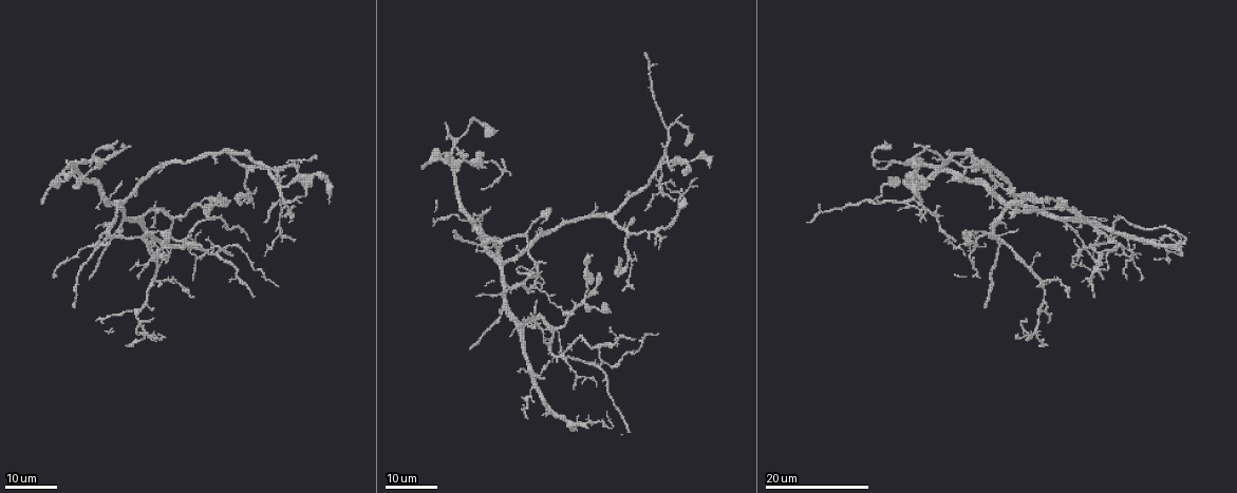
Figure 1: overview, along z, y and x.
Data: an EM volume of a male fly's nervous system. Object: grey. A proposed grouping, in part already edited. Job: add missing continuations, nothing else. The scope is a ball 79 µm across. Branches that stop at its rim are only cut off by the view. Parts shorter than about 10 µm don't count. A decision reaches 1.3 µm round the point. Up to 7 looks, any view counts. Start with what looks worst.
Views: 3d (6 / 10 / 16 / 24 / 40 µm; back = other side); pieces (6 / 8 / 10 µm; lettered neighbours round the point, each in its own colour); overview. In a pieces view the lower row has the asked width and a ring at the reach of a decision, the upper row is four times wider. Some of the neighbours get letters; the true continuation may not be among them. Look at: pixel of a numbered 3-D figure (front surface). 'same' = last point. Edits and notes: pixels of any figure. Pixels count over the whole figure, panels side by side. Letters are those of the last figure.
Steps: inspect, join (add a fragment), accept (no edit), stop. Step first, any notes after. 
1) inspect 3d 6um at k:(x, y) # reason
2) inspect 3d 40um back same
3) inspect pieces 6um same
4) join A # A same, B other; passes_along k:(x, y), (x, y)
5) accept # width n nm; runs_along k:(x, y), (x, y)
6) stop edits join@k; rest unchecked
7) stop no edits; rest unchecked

inspect 3d 24um at 1:(1105, 218) # tapers out

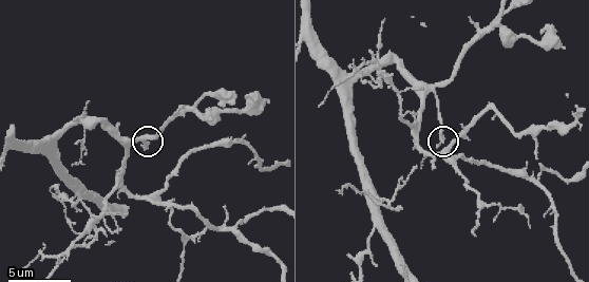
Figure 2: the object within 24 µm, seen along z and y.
inspect pieces 10um at 2:(143, 147)

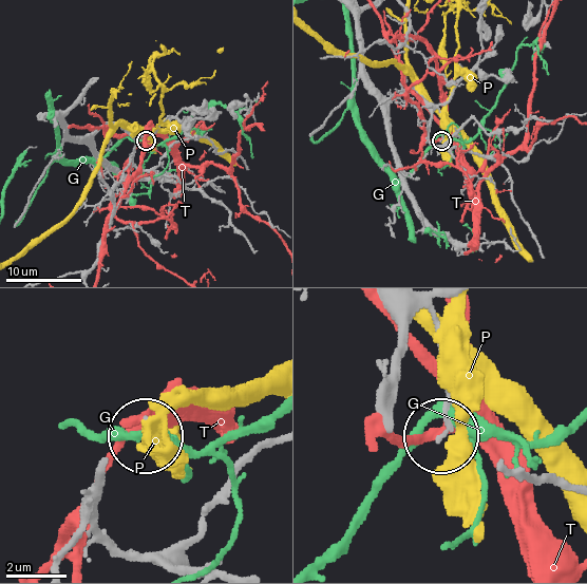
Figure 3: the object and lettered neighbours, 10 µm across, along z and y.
accept # G other, P other, T other; runs_along 3:(364, 70), (385, 96), (416, 91), (433, 104), (441, 138); no lettered fragment goes on from it

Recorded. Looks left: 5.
inspect 3d 24um at 1:(1092, 298) # thin end

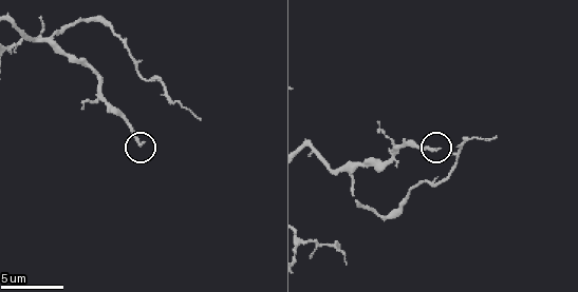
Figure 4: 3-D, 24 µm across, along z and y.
inspect pieces 8um at 4:(139, 144)

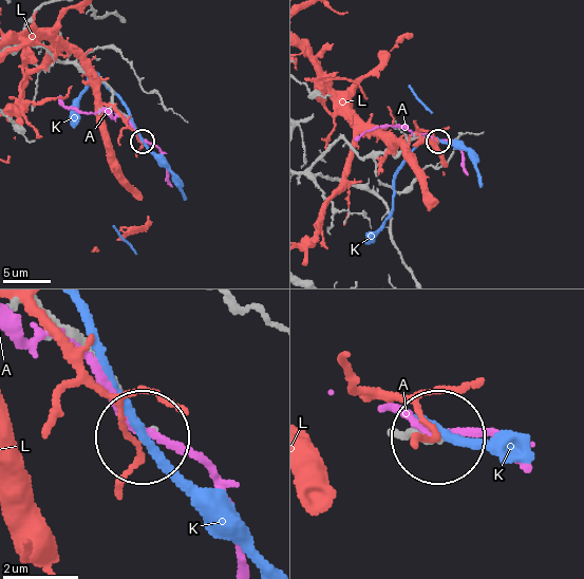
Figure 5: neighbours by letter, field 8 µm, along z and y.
accept # A other, K other, L other; none of them fits

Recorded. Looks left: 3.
inspect 3d 24um at 1:(618, 258)

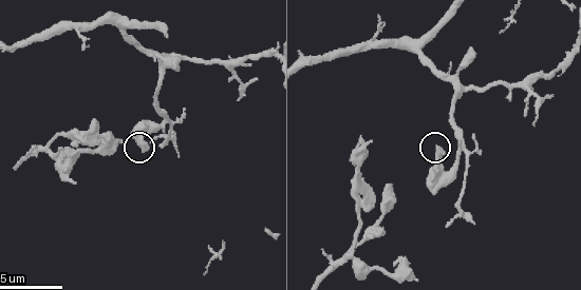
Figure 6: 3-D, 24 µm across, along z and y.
inspect pieces 6um at 6:(437, 149)

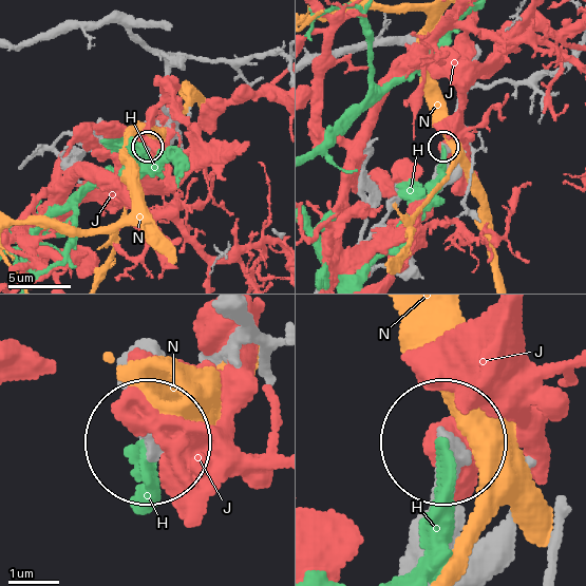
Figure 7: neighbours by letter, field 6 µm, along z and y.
accept # H other, J other, N other; no lettered fragment goes on from it

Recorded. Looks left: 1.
stop no edits; rest unchecked

